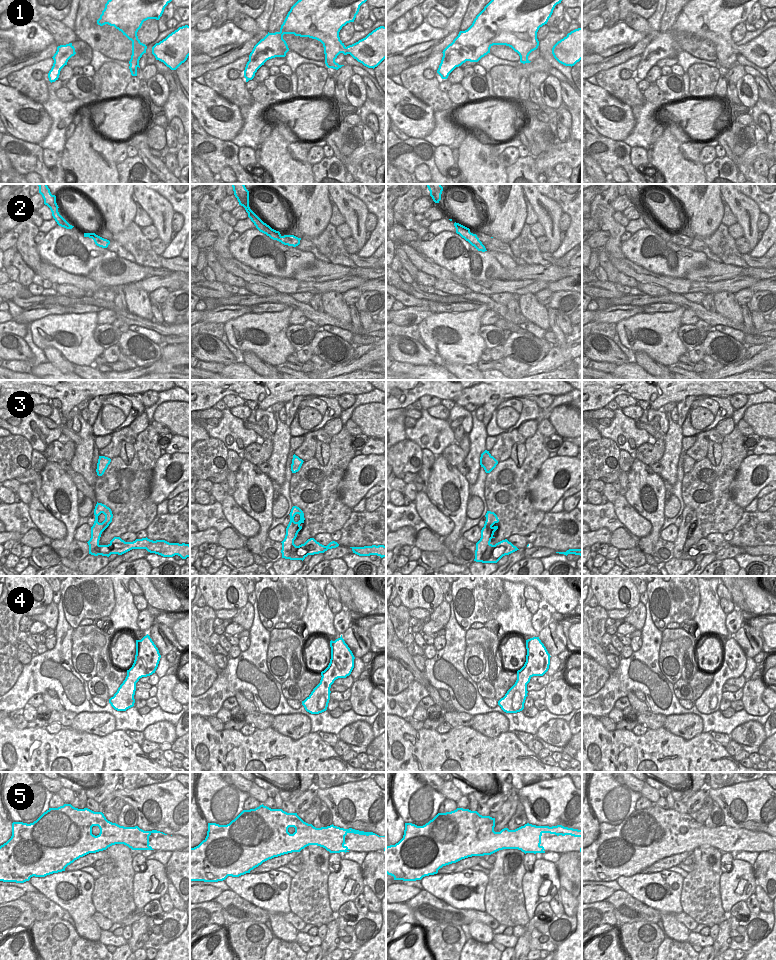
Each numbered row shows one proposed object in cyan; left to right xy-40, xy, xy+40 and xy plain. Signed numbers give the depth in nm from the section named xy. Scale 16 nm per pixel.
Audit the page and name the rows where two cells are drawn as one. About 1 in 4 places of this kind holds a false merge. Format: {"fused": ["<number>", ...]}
{"fused": ["2"]}

